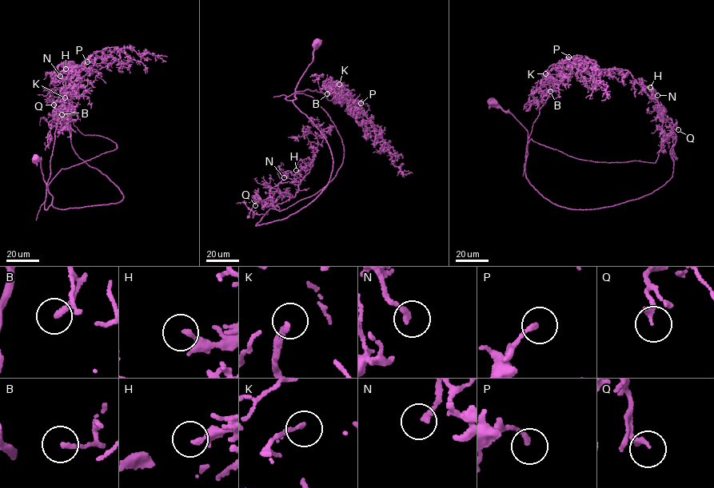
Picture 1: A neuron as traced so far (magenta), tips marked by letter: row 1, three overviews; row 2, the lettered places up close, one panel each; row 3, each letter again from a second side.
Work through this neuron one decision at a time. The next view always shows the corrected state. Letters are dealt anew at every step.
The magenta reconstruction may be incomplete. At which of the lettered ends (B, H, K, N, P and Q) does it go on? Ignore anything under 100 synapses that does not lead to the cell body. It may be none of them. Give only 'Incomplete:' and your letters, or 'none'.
Incomplete: H

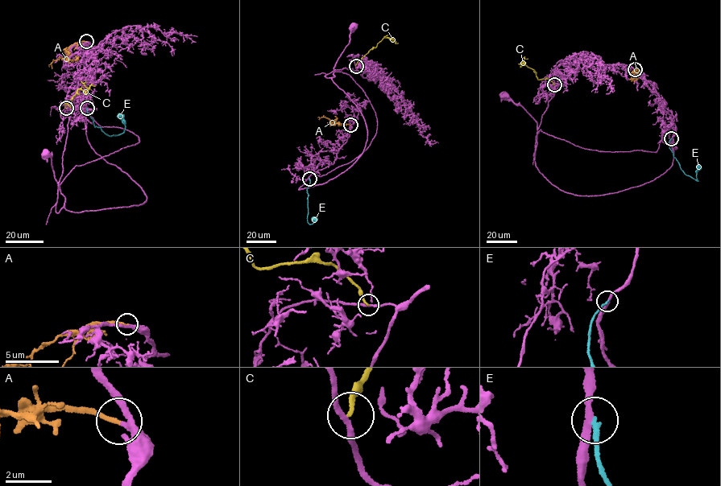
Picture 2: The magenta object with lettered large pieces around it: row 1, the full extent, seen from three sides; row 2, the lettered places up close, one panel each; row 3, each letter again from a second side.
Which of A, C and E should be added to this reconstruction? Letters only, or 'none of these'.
A

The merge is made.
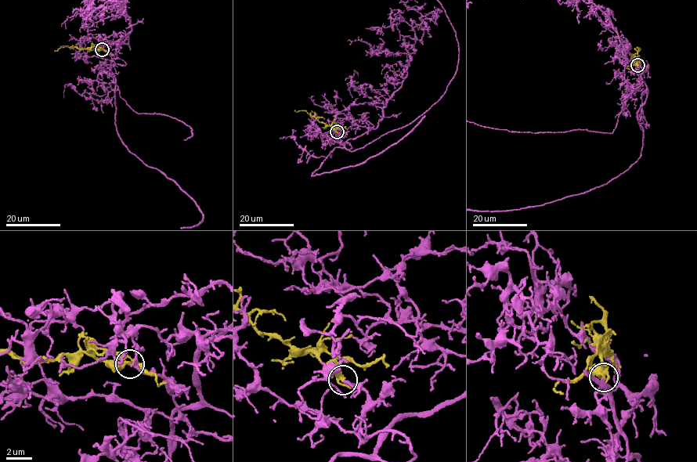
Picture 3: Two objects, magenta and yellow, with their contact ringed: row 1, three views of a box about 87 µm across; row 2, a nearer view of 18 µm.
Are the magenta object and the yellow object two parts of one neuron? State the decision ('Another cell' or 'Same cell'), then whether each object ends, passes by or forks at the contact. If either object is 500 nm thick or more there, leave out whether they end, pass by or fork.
Same cell. At the ring magenta ends. At the ring yellow passes by

